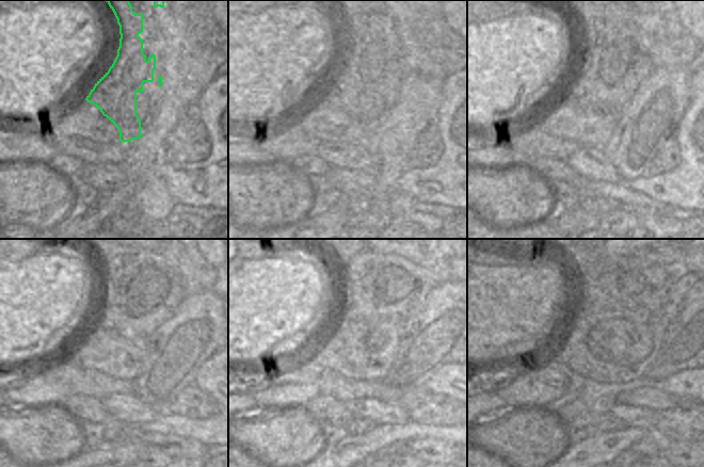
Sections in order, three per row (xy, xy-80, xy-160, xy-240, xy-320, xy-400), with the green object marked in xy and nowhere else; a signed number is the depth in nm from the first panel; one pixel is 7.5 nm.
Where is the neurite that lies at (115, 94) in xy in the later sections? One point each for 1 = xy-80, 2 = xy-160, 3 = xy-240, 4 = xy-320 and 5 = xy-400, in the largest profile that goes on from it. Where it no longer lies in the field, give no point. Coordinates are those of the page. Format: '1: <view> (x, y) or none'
1: xy-80 (376, 65)
2: xy-160 (617, 62)
3: xy-240 (142, 290)
4: xy-320 (377, 287)
5: xy-400 (629, 283)

